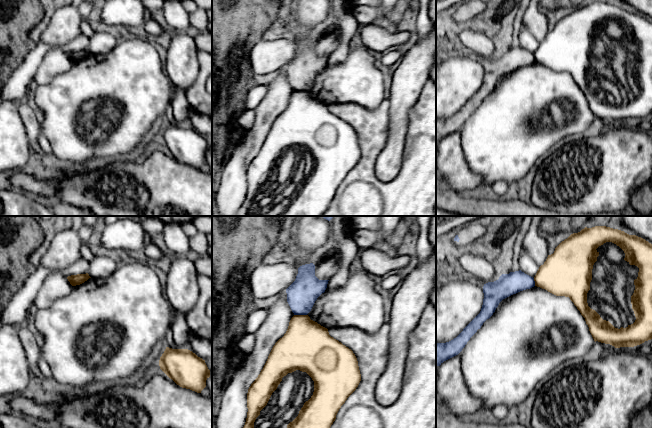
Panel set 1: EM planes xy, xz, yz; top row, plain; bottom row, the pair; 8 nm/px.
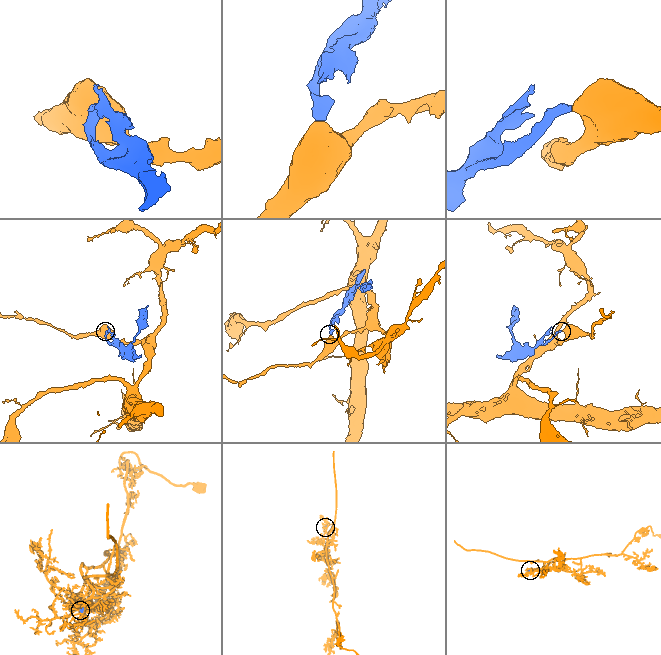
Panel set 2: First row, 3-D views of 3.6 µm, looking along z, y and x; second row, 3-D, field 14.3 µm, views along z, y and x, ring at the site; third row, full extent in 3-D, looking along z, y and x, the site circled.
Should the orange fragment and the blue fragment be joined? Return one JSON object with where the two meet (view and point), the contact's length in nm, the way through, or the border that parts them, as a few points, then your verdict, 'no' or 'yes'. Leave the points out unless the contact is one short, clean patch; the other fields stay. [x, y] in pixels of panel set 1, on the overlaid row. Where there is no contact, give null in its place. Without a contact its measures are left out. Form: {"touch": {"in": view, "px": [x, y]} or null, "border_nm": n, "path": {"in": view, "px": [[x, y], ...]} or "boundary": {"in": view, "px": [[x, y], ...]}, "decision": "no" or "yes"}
{"touch": {"in": "xz", "px": [300, 315]}, "border_nm": 100, "decision": "no"}

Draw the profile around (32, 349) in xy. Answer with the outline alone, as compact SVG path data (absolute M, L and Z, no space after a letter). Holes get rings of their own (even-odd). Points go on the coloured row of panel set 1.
M26 326L17 327L17 333L24 347L31 373L40 376L41 372L38 368L38 360L42 357L40 345Z

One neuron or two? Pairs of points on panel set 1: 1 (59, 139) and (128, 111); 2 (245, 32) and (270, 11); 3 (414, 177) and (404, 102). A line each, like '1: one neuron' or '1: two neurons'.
1: one neuron
2: one neuron
3: two neurons

